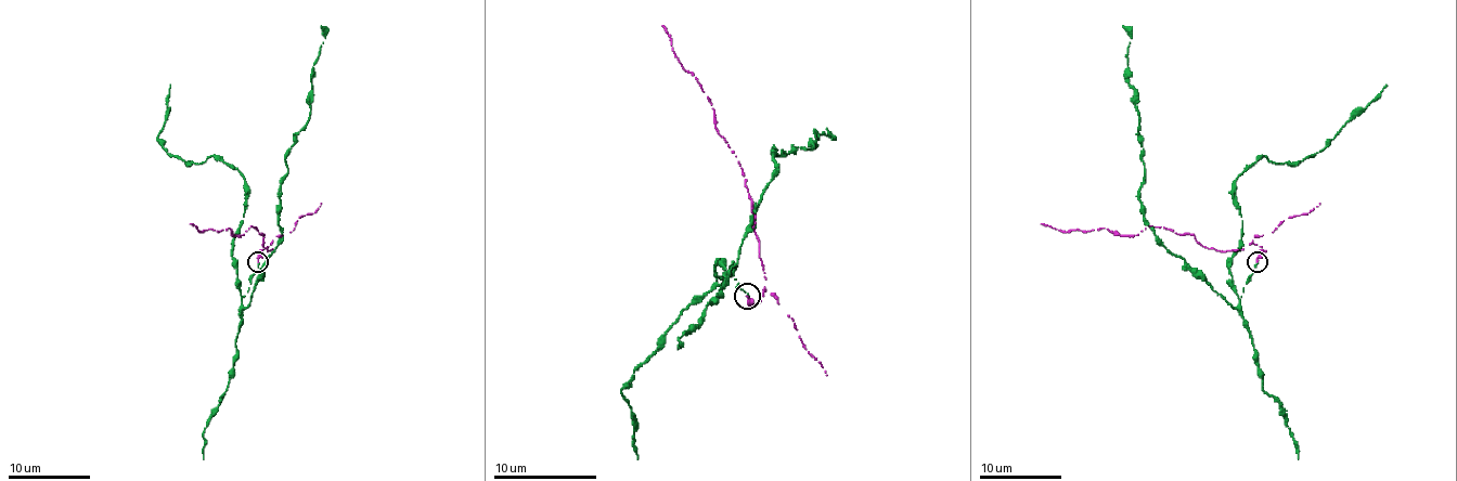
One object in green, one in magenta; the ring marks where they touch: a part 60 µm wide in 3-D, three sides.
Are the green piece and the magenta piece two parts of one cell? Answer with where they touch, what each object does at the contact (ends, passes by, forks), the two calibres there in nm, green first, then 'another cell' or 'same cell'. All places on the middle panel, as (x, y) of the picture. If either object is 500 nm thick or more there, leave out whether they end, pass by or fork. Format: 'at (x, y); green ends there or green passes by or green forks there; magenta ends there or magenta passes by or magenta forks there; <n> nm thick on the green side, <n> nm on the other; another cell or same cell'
at (747, 296); green ends there; magenta ends there; 160 nm thick on the green side, 240 nm on the other; another cell

